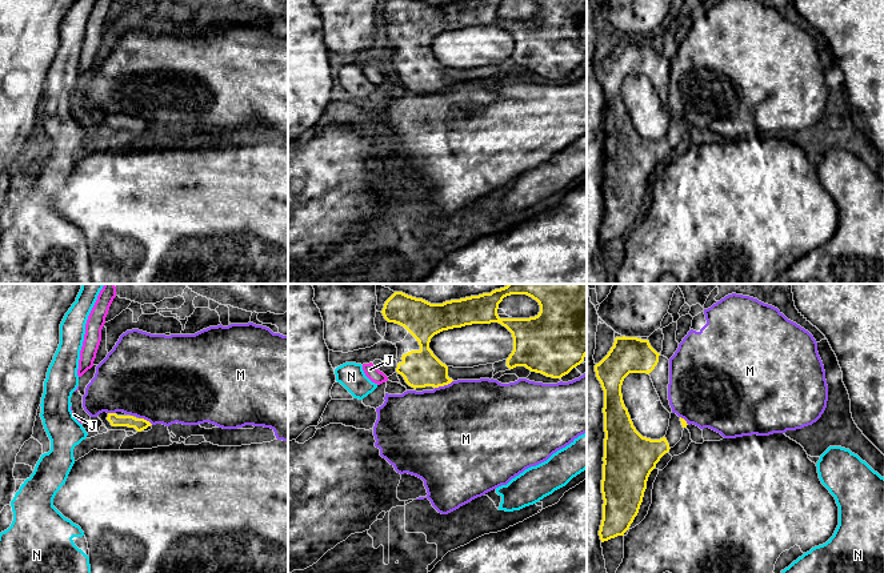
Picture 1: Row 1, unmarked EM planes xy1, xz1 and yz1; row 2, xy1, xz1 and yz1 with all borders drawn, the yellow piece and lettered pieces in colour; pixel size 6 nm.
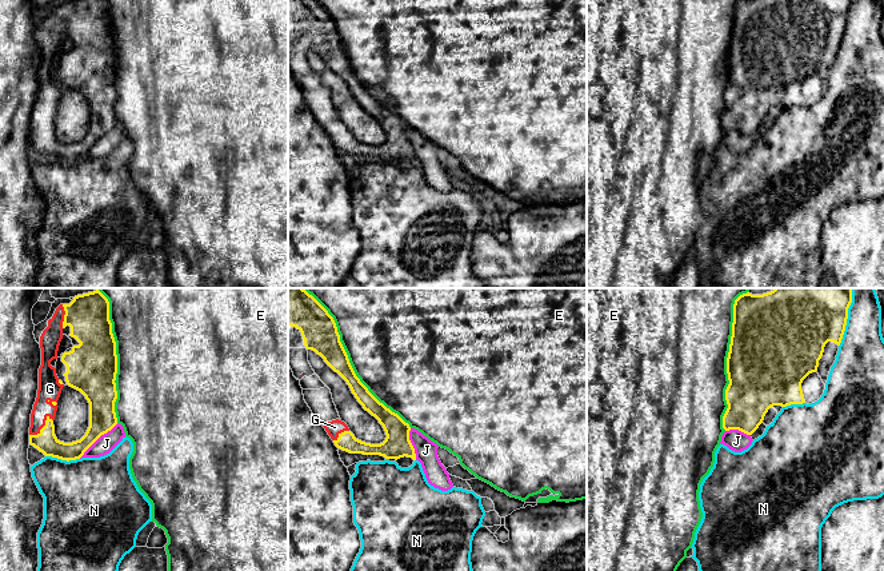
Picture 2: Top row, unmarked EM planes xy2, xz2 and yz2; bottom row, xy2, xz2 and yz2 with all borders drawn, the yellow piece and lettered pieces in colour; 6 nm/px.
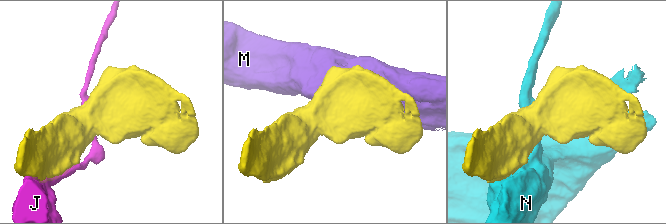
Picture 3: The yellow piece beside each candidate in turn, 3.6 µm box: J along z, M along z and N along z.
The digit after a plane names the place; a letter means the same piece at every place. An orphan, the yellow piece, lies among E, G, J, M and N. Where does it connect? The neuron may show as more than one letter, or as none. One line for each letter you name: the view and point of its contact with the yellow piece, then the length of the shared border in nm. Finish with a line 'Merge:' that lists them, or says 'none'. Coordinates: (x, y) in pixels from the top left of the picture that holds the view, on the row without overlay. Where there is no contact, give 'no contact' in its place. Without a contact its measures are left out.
G: contact xy2 (43, 128); length 170 nm
Merge: G

